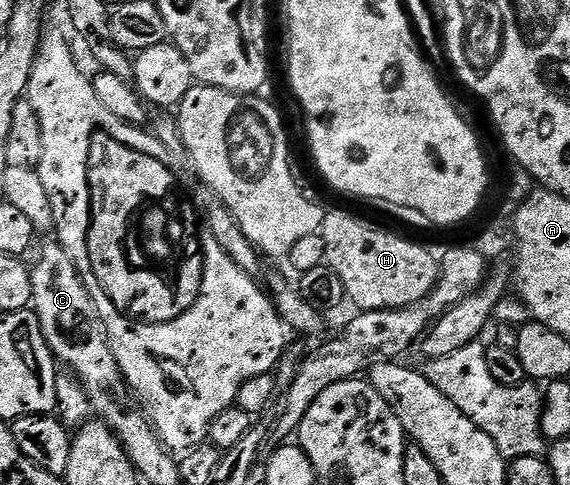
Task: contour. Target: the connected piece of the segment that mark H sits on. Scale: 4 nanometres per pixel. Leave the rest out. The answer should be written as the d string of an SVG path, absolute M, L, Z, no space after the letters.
M329 209L319 230L319 238L325 244L325 257L330 269L335 270L339 279L343 279L346 298L354 301L358 310L366 309L403 309L423 300L437 285L439 261L432 257L421 245L400 237L397 233L388 233L369 221L360 221L353 213L345 209Z

